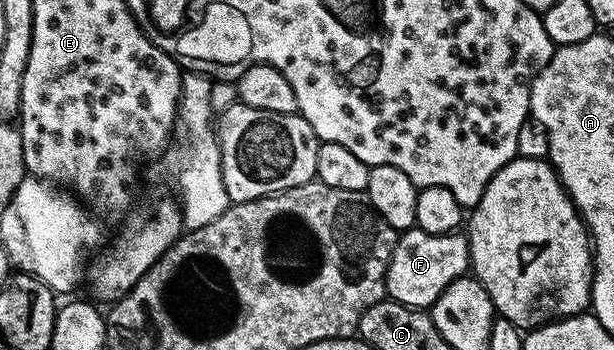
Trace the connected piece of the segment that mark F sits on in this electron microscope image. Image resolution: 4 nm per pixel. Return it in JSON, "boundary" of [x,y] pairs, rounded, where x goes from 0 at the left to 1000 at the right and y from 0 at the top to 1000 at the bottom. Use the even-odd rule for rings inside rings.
{"boundary":[[[679,651],[656,657],[629,760],[629,834],[637,863],[699,880],[730,811],[754,791],[765,769],[765,683],[757,666],[699,669]]]}

